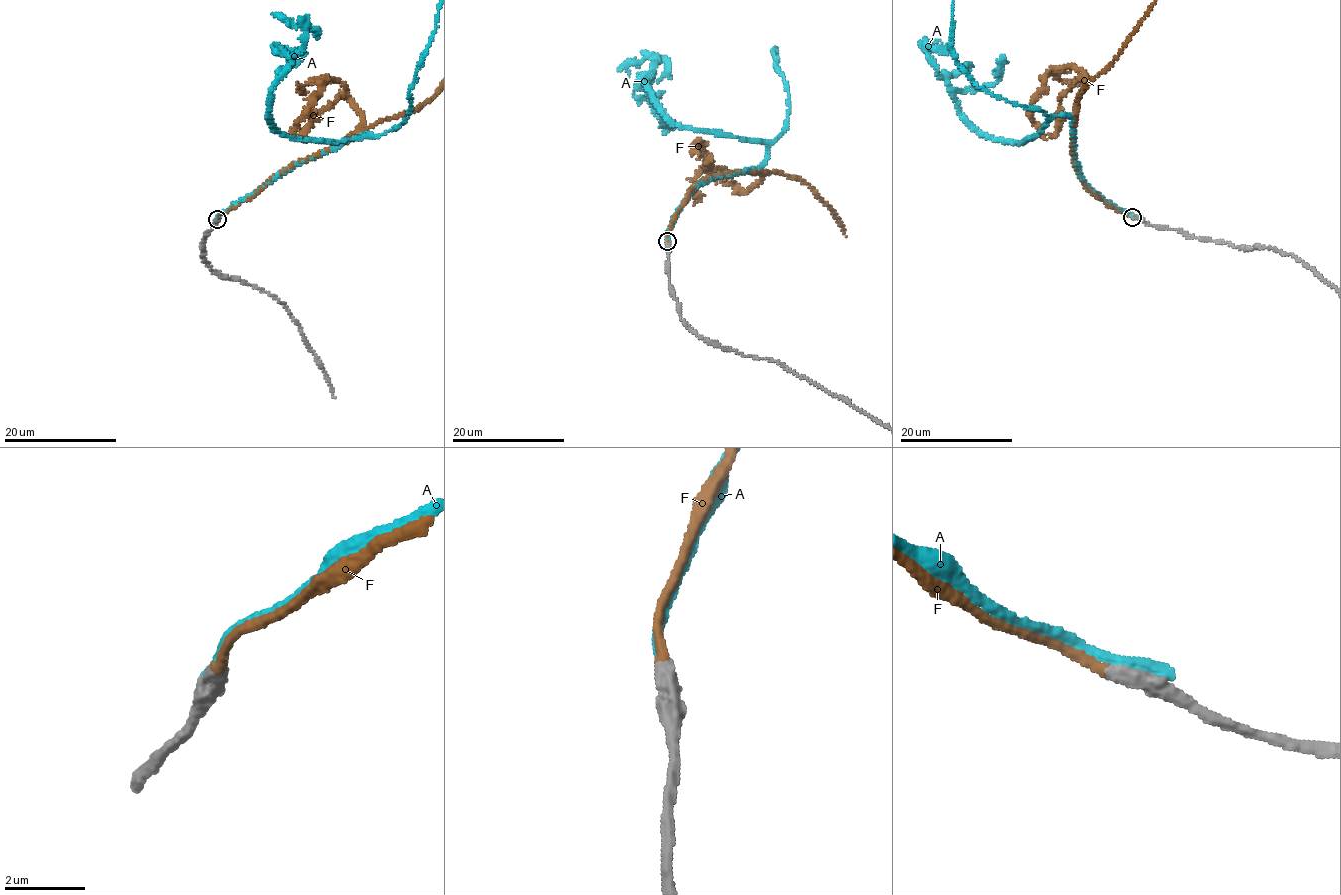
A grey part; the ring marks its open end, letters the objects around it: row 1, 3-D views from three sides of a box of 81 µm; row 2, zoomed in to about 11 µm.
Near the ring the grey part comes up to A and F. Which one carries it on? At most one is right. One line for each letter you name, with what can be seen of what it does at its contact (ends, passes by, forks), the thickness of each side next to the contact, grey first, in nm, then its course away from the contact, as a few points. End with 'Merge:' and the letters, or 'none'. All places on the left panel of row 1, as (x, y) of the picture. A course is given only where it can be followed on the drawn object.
F: it ends | 440/280 nm | via (217, 219), (273, 176), (354, 139), (376, 122), (404, 115), (435, 93)
Merge: F

